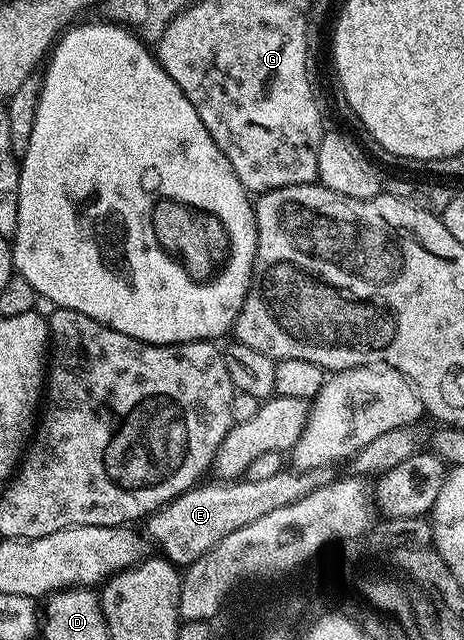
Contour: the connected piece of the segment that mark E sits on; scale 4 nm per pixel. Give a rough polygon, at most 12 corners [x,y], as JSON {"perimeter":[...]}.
{"perimeter":[[331,467],[196,485],[147,516],[180,569],[257,517],[332,482]]}

